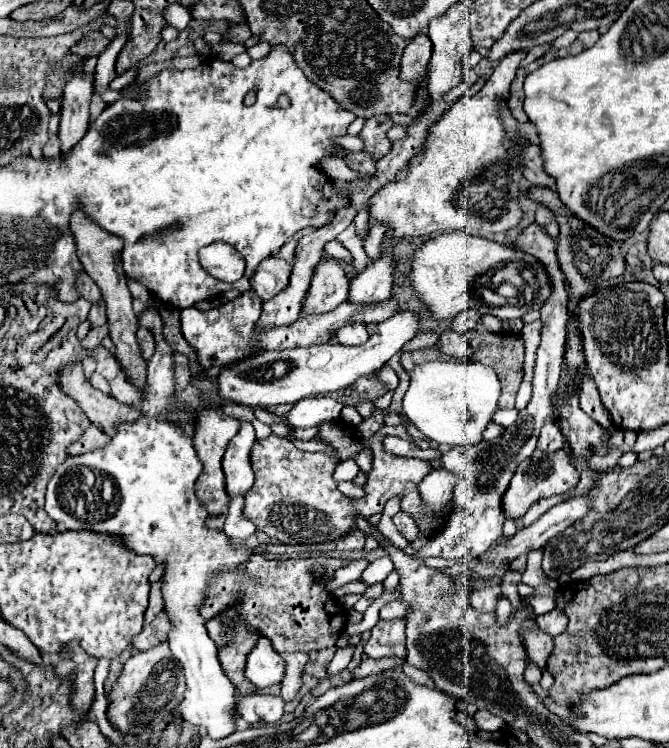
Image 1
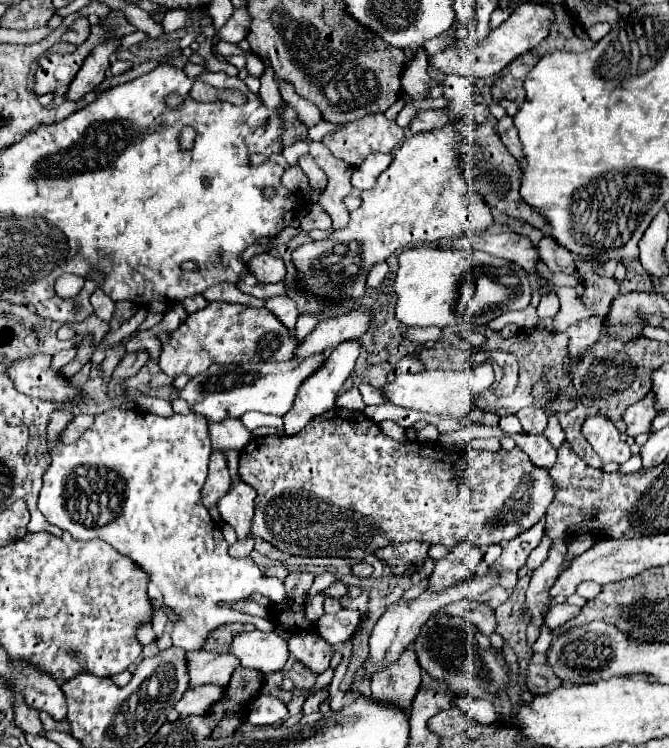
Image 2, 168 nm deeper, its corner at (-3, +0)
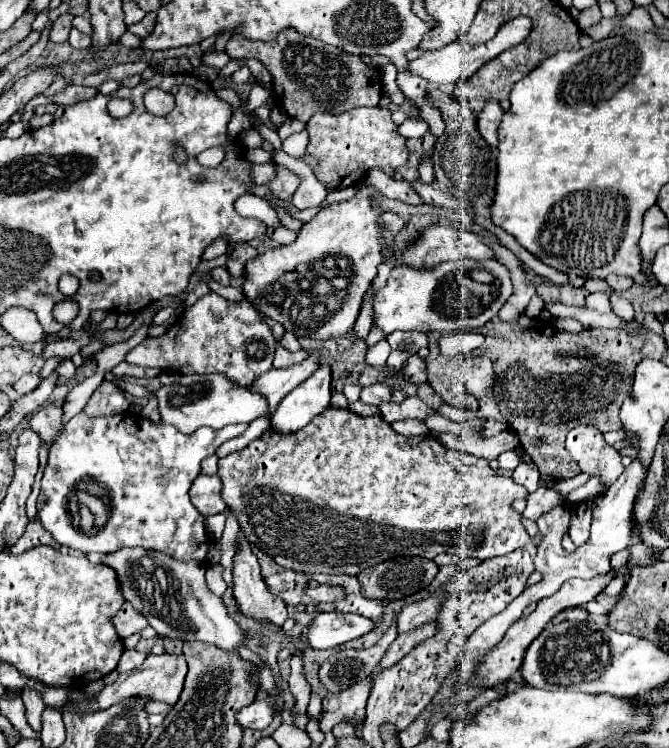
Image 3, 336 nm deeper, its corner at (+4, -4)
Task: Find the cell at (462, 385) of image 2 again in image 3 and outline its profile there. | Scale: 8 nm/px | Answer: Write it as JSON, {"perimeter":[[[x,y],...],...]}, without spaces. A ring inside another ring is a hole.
{"perimeter":[[[372,384],[372,386],[362,388],[360,400],[364,404],[370,404],[370,406],[380,406],[382,402],[390,402],[392,400],[392,390],[386,384]]]}

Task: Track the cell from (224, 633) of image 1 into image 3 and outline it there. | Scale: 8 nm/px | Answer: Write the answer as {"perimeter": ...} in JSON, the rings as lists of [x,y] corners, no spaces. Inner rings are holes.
{"perimeter":[[[150,654],[144,660],[144,664],[138,666],[136,670],[120,674],[114,684],[106,686],[96,696],[96,700],[84,700],[80,690],[72,690],[68,700],[78,704],[78,712],[86,712],[86,710],[92,710],[92,708],[110,708],[112,704],[116,704],[116,702],[120,702],[120,700],[124,700],[128,696],[148,696],[150,700],[160,700],[160,702],[166,702],[166,704],[176,704],[180,694],[182,694],[182,688],[184,688],[186,672],[188,672],[186,670],[186,660],[184,660],[182,654],[178,654],[178,656],[174,656],[174,654],[160,654],[160,656]]]}

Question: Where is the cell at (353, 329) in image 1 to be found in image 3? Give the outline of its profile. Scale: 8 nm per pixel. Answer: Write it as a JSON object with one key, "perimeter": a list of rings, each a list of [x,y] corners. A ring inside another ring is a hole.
{"perimeter":[[[322,364],[308,380],[288,392],[270,418],[272,430],[284,434],[298,432],[314,416],[330,408],[330,380],[332,370],[328,364]]]}

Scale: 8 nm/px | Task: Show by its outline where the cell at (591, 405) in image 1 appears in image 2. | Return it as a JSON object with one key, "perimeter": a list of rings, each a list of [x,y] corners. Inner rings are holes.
{"perimeter":[[[589,416],[581,426],[581,434],[603,462],[623,464],[631,458],[627,442],[621,440],[619,430],[605,416]]]}

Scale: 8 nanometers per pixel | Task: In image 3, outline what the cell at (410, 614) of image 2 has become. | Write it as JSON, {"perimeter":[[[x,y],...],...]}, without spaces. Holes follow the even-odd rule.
{"perimeter":[[[370,674],[368,680],[366,678],[358,680],[356,684],[352,684],[342,692],[328,694],[322,702],[324,720],[320,720],[320,730],[330,732],[330,728],[342,720],[348,720],[350,724],[356,724],[358,720],[362,720],[372,684],[374,684],[374,676]]]}

